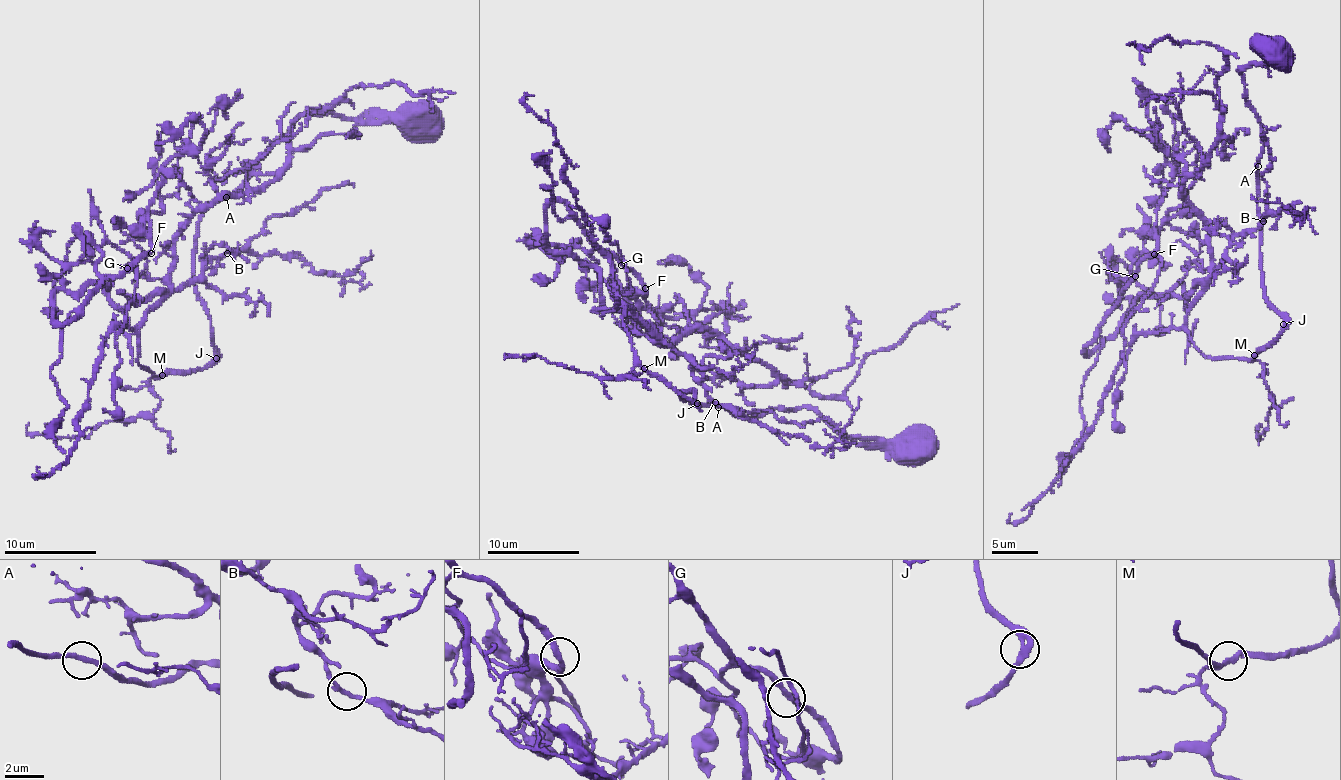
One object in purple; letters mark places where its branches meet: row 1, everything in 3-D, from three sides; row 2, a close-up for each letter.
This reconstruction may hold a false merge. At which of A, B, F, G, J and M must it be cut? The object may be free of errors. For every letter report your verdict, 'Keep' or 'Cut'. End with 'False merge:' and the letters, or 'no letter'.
A: Keep
B: Keep
F: Keep
G: Keep
J: Keep
M: Keep
False merge: no letter

